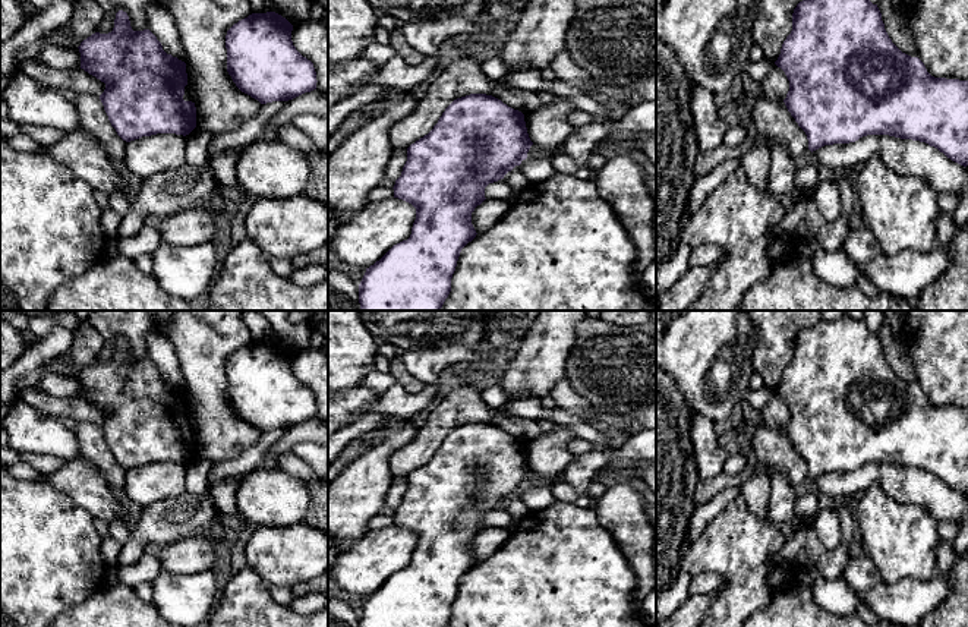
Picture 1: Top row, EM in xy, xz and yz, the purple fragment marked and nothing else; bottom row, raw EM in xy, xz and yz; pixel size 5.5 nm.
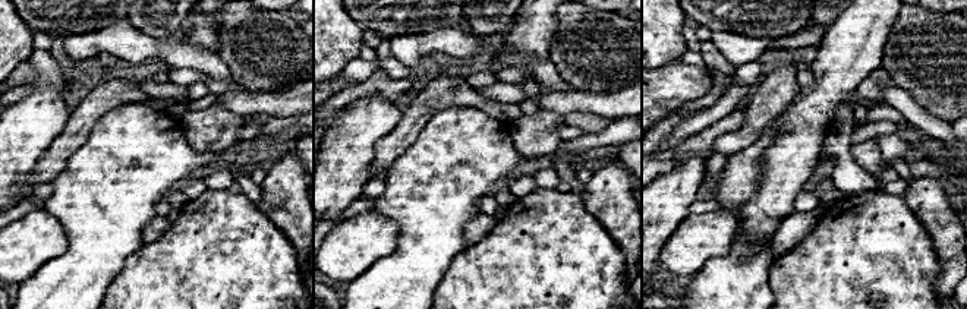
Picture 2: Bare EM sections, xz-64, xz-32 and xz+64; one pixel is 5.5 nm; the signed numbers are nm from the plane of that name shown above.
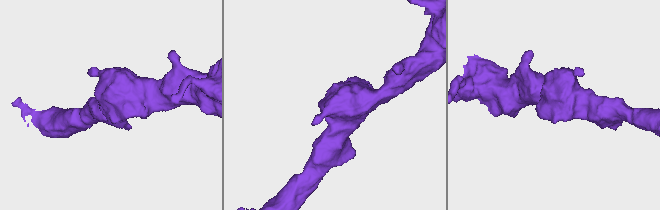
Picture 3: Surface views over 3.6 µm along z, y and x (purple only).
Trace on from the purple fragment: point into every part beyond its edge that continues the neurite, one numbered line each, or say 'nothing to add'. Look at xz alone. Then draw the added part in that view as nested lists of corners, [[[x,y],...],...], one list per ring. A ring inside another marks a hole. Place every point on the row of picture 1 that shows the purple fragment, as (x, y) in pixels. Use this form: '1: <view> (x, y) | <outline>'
nothing to add

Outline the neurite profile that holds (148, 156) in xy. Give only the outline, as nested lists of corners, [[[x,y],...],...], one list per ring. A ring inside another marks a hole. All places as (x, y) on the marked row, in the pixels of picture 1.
[[[157,133],[126,142],[123,166],[129,174],[148,179],[186,164],[186,136]]]

